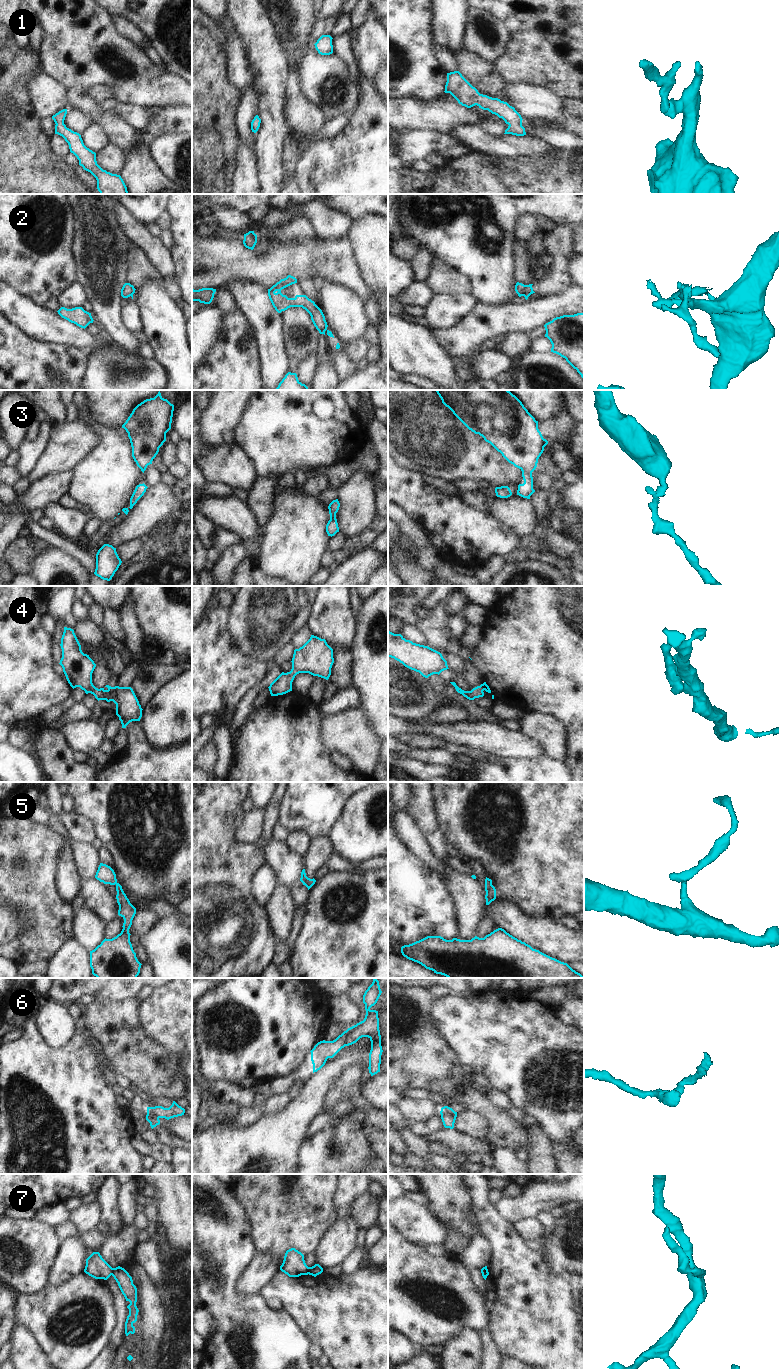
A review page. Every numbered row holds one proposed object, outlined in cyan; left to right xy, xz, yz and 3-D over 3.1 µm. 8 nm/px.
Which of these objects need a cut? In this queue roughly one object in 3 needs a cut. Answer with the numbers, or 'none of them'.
2, 6, 7

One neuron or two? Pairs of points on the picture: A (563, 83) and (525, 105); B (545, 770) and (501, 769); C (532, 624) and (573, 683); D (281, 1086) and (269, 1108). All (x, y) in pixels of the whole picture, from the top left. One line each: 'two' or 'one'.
A: two
B: one
C: one
D: two

